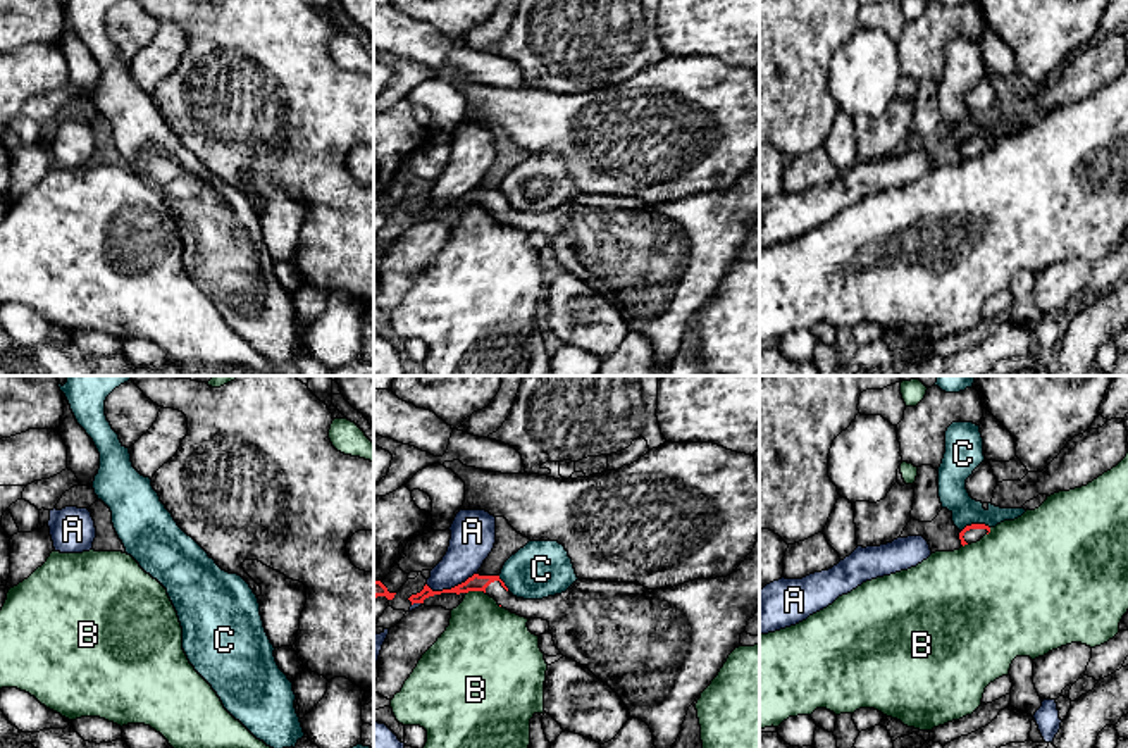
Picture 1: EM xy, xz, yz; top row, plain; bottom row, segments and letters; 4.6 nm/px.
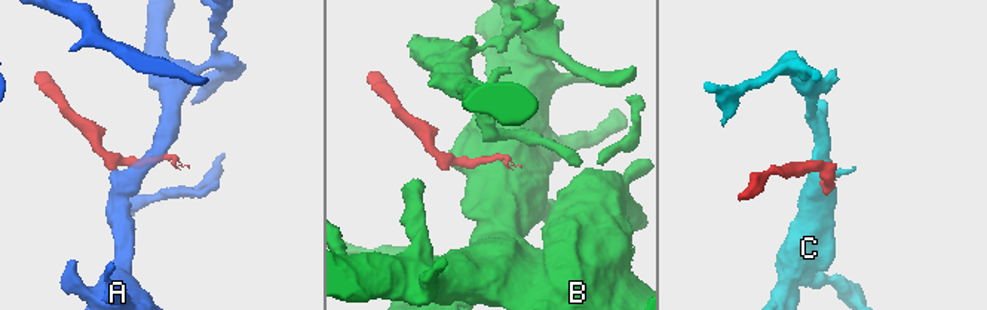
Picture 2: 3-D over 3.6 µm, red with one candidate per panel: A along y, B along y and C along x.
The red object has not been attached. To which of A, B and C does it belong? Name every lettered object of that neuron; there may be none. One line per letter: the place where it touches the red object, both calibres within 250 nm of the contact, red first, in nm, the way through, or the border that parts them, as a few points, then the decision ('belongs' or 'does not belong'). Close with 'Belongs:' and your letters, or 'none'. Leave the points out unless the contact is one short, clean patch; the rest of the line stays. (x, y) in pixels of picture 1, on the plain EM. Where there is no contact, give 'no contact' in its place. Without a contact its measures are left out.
A: contact xz (452, 202); calibres 80 and 200 nm; does not belong
B: contact xz (476, 204); calibres 80 and 360 nm; does not belong
C: contact yz (975, 138); calibres 30 and 140 nm; border yz (989, 140), (968, 138), (961, 145); does not belong
Belongs: none

